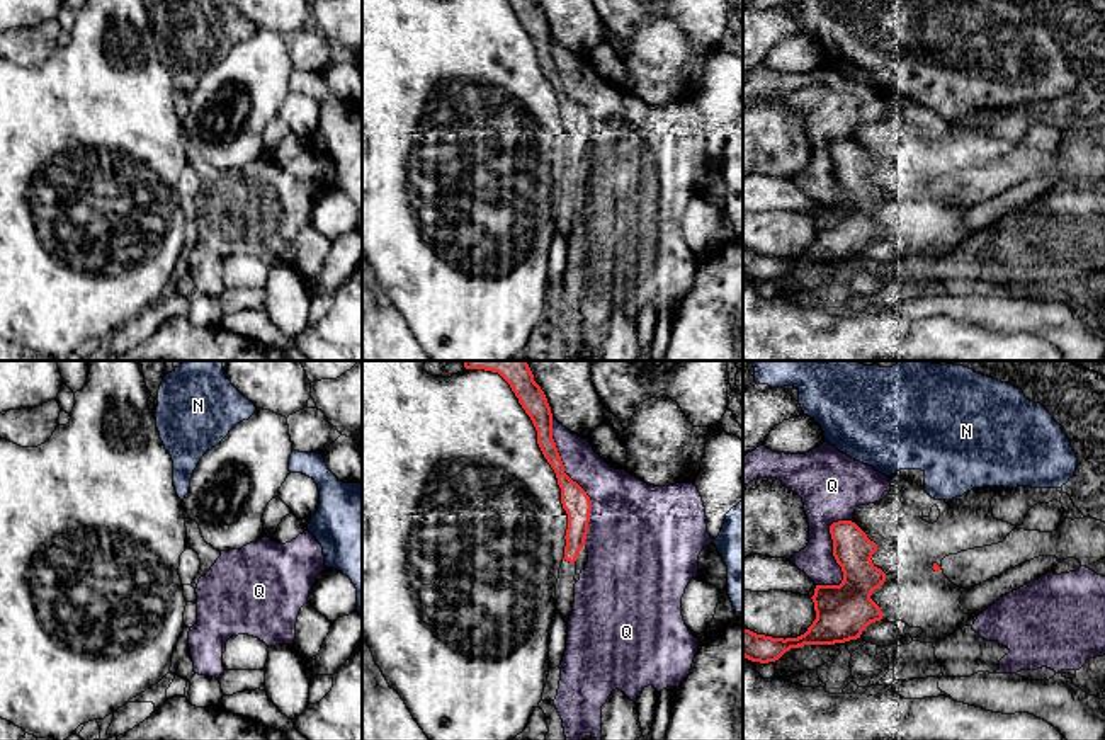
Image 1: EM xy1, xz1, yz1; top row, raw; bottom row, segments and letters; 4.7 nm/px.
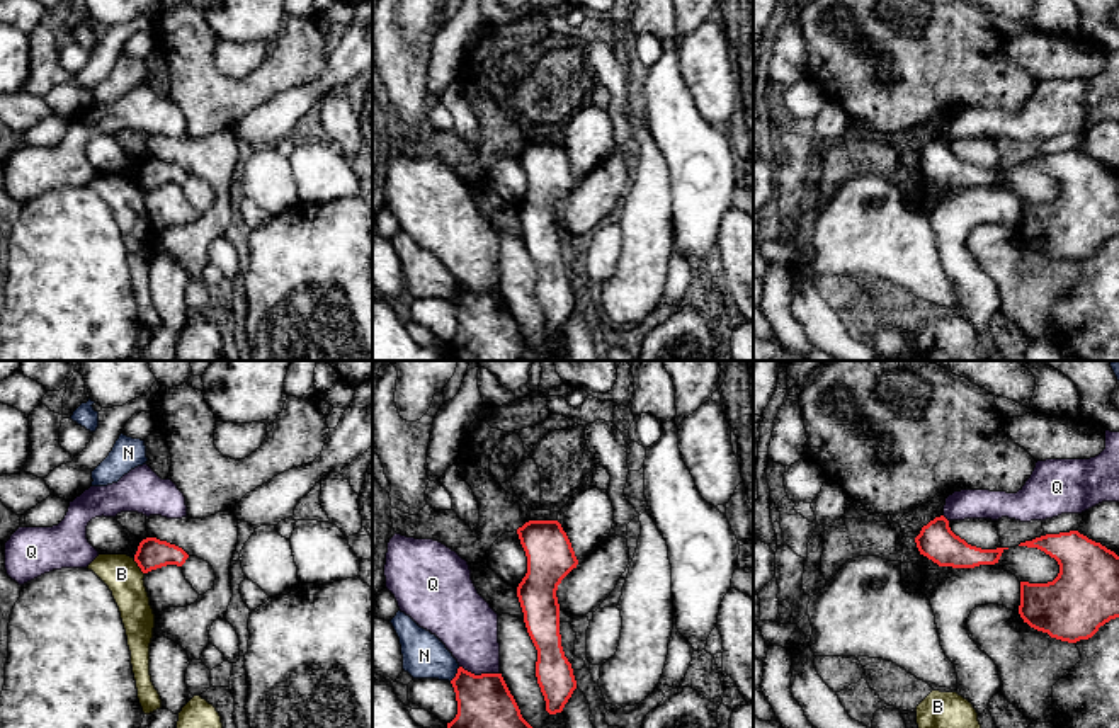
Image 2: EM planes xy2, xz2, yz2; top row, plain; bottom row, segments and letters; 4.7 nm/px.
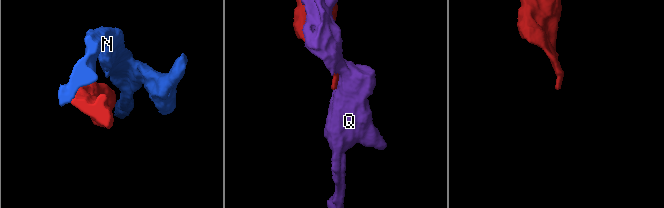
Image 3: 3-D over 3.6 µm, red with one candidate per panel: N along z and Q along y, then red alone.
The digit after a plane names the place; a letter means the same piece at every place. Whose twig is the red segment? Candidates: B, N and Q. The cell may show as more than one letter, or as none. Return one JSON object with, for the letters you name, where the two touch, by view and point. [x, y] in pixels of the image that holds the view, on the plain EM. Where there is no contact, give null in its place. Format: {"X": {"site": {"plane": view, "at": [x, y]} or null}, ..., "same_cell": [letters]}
{"same_cell": []}

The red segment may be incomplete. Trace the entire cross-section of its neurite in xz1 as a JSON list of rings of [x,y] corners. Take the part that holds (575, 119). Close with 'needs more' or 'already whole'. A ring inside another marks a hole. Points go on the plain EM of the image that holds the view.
[[[507,0],[537,49],[537,63],[556,92],[561,122],[568,133],[564,177],[556,202],[556,230],[570,240],[575,223],[576,177],[588,153],[592,119],[586,111],[564,92],[564,83],[552,58],[552,32],[547,17],[536,0]]]; needs more

